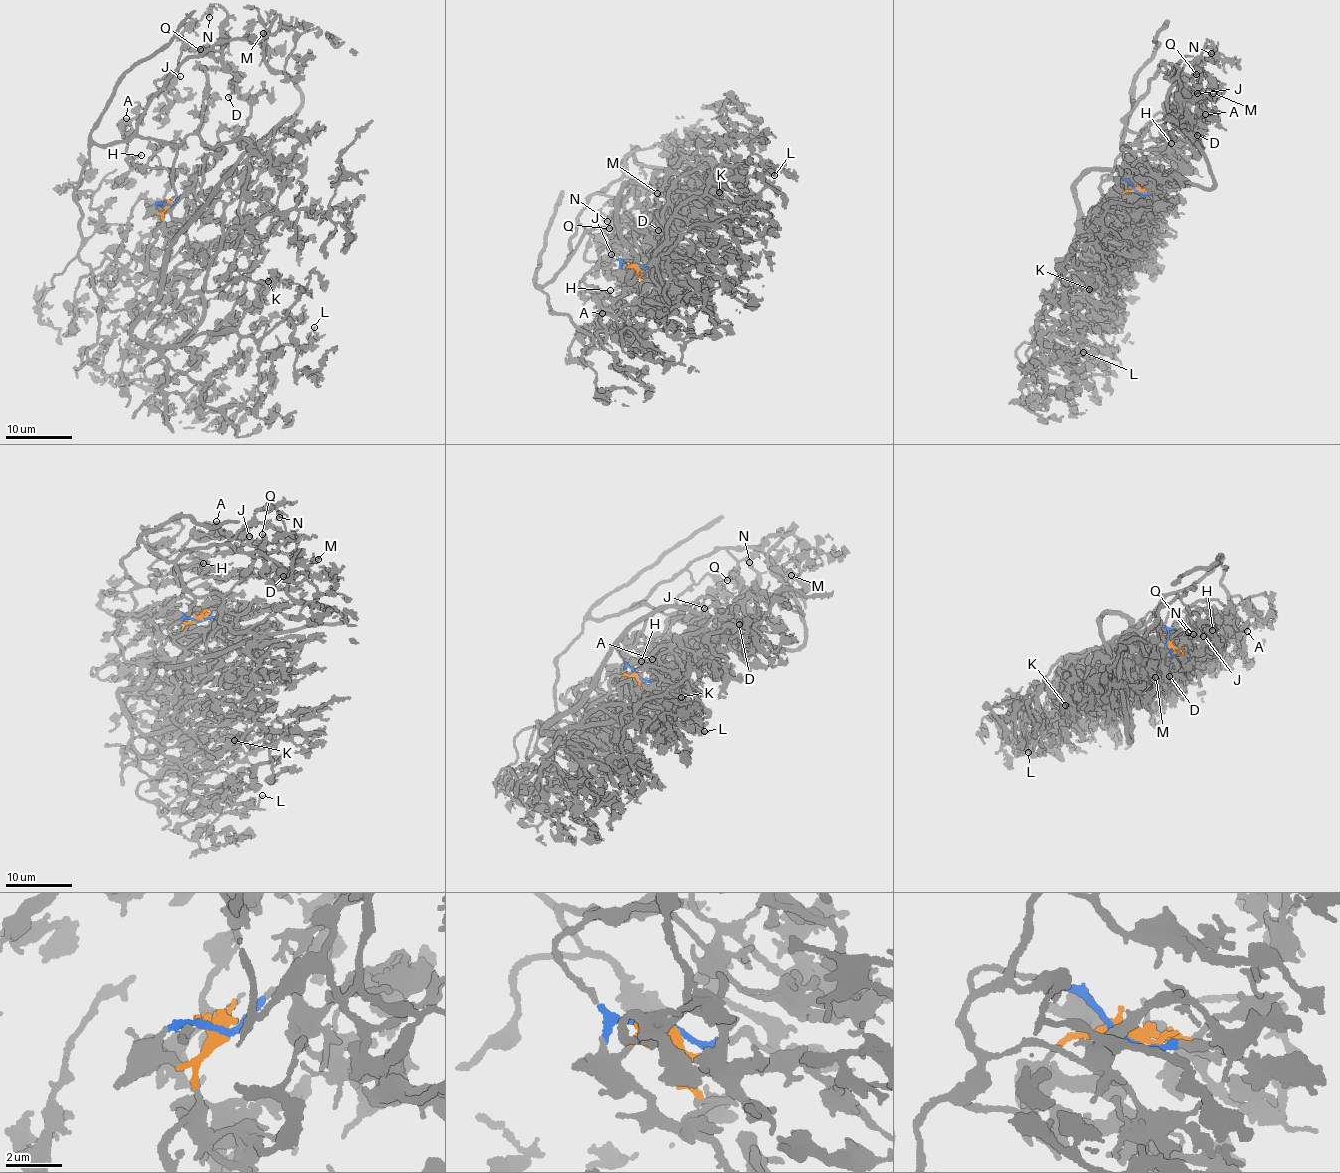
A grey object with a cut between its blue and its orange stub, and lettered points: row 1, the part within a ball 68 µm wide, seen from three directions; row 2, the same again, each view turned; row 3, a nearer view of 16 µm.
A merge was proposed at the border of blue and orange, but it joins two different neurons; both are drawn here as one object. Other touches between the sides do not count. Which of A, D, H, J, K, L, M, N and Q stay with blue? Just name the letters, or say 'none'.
A, D, H, J, M, N, Q

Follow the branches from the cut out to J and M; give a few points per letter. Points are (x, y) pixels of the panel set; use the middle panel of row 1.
J: (635, 265), (600, 227), (568, 247), (584, 227), (589, 262), (612, 254)
M: (635, 265), (611, 250), (619, 237), (600, 227), (571, 255), (568, 247), (593, 194), (627, 177), (658, 193)

